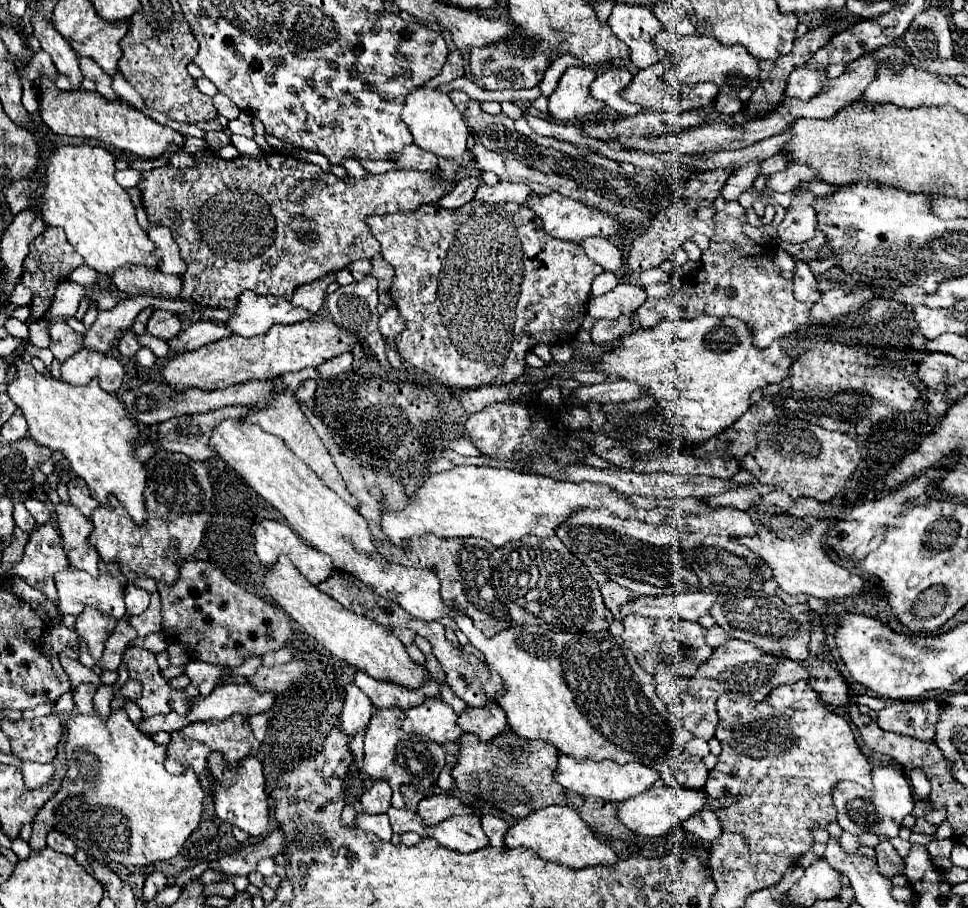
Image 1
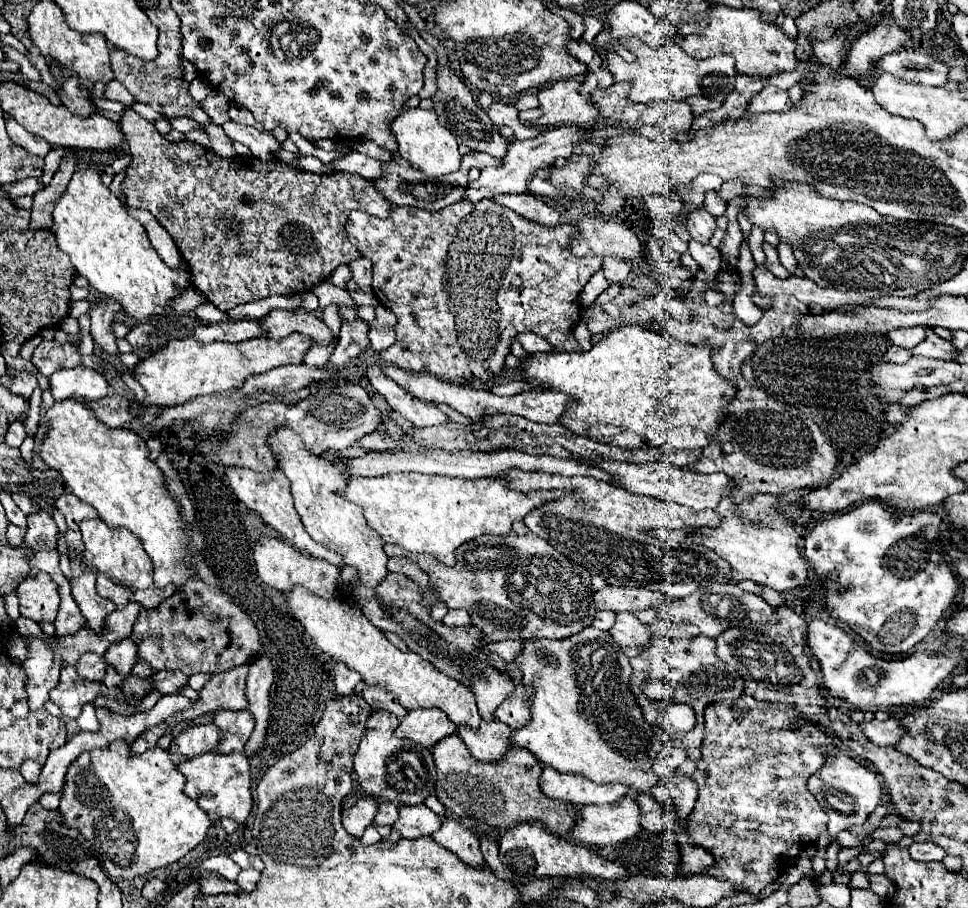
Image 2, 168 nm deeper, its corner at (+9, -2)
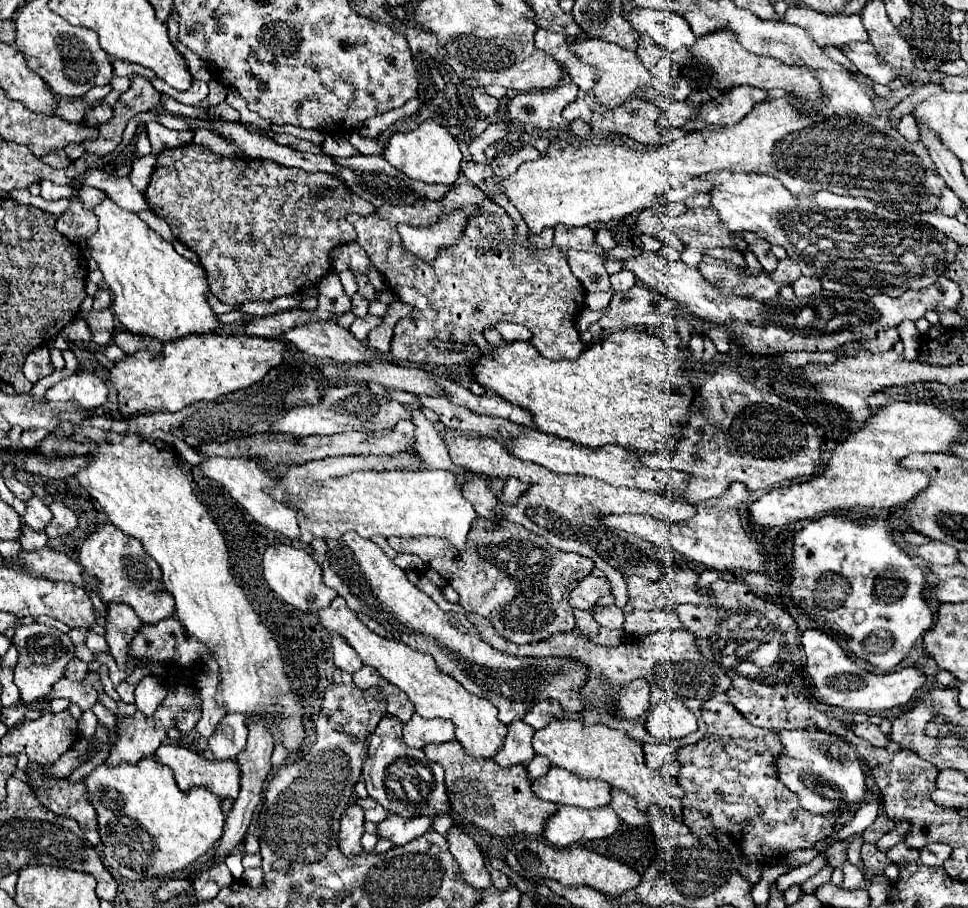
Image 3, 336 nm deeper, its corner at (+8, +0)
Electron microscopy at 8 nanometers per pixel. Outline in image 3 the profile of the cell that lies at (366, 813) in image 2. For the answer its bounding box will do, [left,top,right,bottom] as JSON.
[338,804,364,856]

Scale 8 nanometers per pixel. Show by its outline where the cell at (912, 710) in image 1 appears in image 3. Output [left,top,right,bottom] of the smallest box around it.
[850,722,888,746]

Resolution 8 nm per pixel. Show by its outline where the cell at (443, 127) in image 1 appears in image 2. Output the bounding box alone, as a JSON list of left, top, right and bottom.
[391,108,461,178]

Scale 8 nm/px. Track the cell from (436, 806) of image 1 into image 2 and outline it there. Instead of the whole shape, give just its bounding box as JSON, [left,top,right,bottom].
[393,804,445,838]

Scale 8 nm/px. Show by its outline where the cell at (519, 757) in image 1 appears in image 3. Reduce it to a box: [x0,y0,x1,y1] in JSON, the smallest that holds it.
[422,740,556,836]

